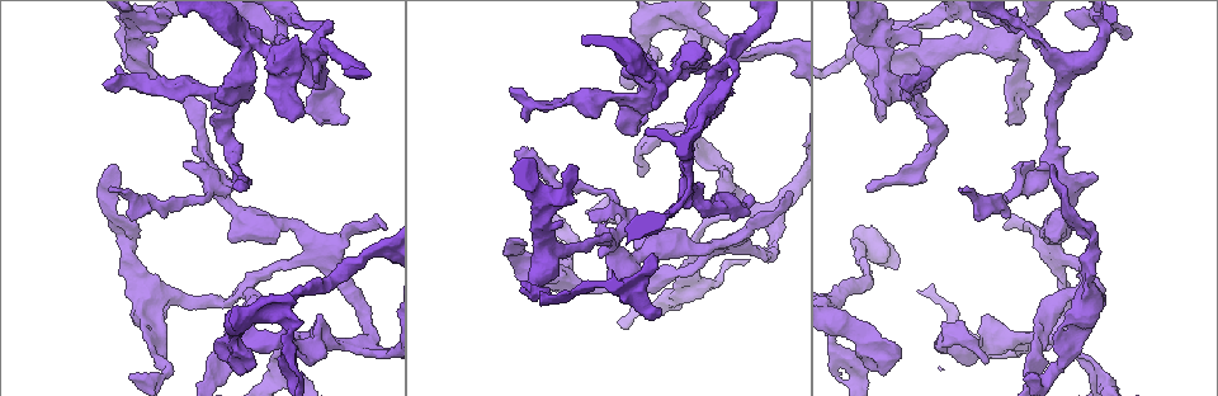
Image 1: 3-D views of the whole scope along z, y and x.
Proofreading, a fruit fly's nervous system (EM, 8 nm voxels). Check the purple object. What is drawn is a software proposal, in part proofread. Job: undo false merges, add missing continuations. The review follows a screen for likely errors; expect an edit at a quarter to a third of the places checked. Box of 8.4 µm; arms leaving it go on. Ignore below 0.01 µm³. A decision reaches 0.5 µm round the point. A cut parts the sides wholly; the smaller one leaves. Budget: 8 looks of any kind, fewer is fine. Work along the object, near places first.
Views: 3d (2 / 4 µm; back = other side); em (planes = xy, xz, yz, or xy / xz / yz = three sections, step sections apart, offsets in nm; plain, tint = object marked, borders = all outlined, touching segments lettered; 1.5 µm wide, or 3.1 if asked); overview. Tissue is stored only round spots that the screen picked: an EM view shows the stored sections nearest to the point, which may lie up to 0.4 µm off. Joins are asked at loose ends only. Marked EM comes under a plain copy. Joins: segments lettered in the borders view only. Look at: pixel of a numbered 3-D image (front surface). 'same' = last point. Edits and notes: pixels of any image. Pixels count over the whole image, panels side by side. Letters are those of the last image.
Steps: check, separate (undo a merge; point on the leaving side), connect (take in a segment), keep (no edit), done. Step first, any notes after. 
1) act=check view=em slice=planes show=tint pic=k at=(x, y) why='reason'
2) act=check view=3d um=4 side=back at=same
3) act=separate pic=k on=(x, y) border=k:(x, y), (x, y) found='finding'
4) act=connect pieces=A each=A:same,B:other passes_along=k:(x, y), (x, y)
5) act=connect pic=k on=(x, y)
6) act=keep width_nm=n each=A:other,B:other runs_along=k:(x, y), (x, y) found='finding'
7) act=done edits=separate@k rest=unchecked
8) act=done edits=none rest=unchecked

act=check view=em slice=planes show=borders pic=1 at=(1038, 376) why='branch stops here'

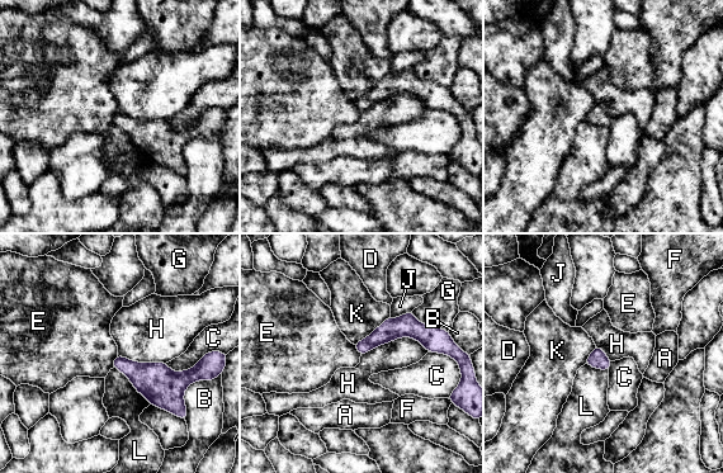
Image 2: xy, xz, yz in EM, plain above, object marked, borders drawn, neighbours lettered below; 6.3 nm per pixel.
act=keep width_nm=100 each=A:other,B:other,C:other,D:other,E:other,F:other,G:other,H:other,J:other,K:other,L:other runs_along=2:(359, 345), (416, 330), (438, 349) found='none of them fits'

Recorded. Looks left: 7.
act=check view=3d um=4 pic=1 at=(589, 214) why='free end'

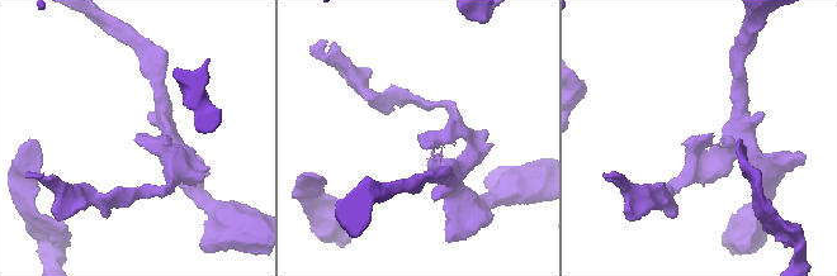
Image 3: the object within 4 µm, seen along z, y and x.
act=check view=em slice=planes show=borders pic=3 at=(136, 137) why='shape alone is not enough'

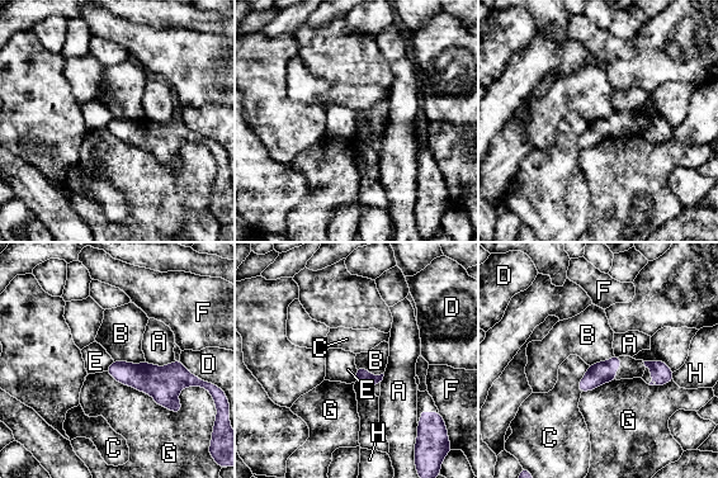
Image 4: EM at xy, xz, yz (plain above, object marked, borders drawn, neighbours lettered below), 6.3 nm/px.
act=keep longest_contact=G:600nm each=A:other,B:other,C:other,D:other,E:other,F:other,G:other,H:other border=4:(355, 369), (357, 381) found='no lettered segment goes on from it'

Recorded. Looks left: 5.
act=check view=3d um=2 pic=1 at=(191, 88) why='a fork'

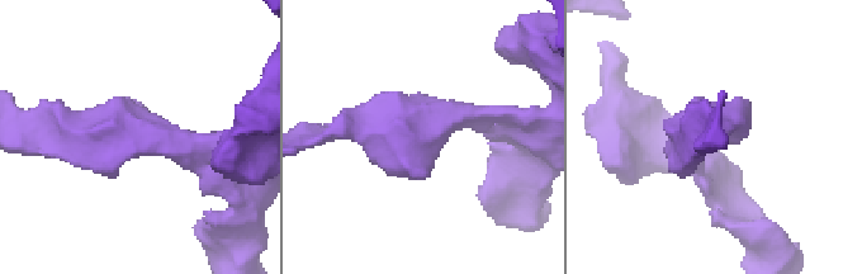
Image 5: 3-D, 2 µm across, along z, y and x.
act=check view=em slice=planes show=borders pic=5 at=(425, 120) why='now the EM'

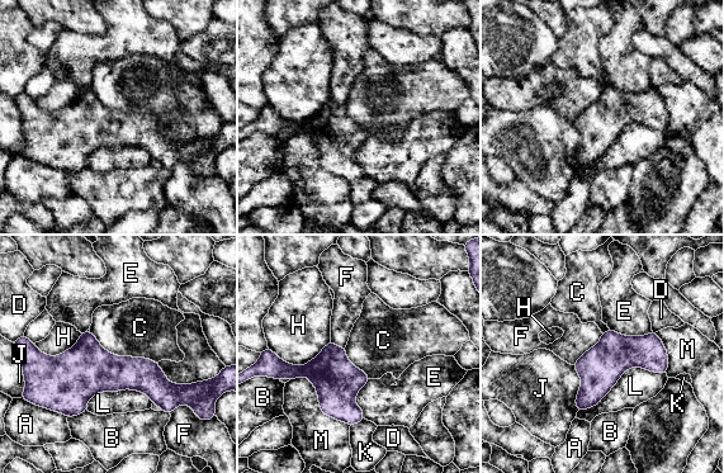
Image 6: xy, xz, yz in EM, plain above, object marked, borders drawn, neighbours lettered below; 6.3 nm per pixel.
act=keep each=A:other,B:other,C:other,D:other,E:other,F:other,H:other,J:other,K:other,L:other,M:other runs_along=6:(39, 368), (190, 388) found='continuous, no second neuron'

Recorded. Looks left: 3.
act=done edits=none rest=unchecked

